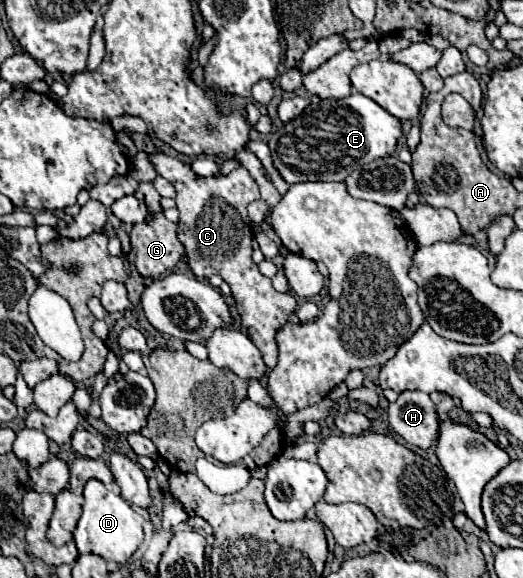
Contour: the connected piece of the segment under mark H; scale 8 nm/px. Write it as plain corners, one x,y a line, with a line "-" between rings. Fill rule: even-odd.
402,392
388,408
388,422
408,444
422,450
428,450
438,438
438,414
424,392

